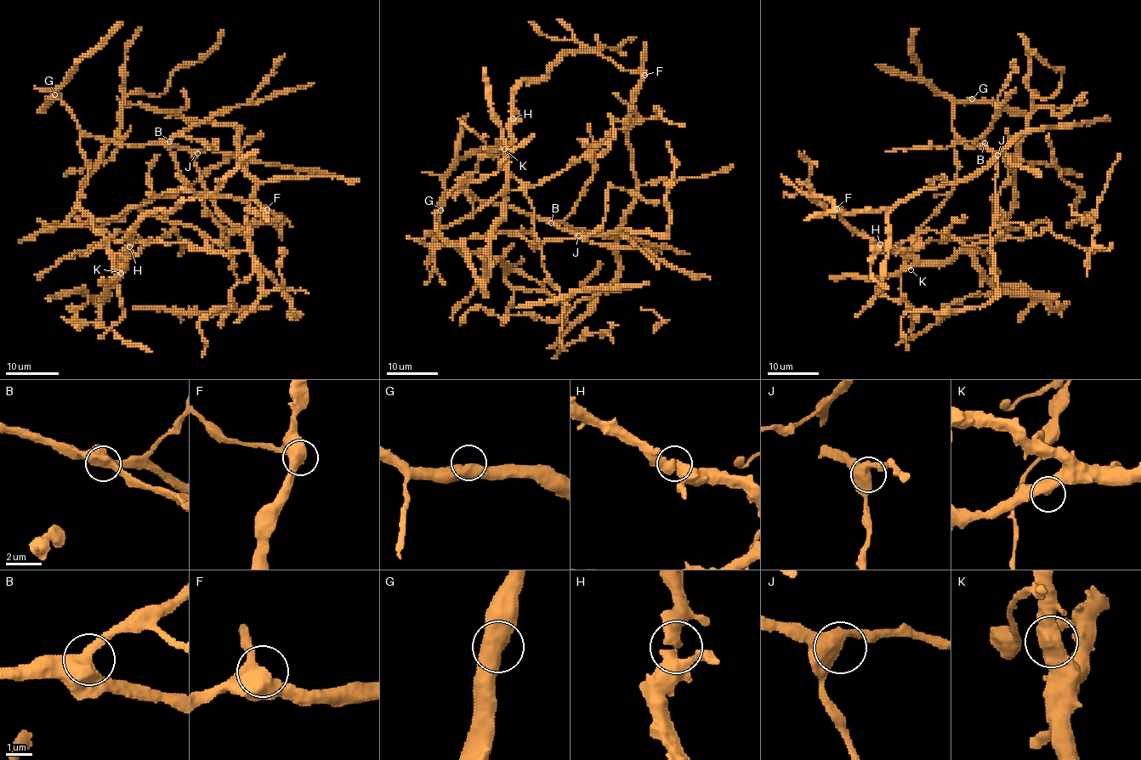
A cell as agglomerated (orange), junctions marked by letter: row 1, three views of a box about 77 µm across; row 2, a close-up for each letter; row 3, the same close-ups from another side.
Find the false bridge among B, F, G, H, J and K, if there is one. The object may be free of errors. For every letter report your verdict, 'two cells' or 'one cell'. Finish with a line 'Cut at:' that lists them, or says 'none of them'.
B: one cell
F: one cell
G: one cell
H: one cell
J: one cell
K: one cell
Cut at: none of them

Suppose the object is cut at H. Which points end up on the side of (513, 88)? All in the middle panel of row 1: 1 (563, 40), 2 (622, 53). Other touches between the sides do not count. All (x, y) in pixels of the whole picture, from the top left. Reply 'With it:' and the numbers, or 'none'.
With it: 2

